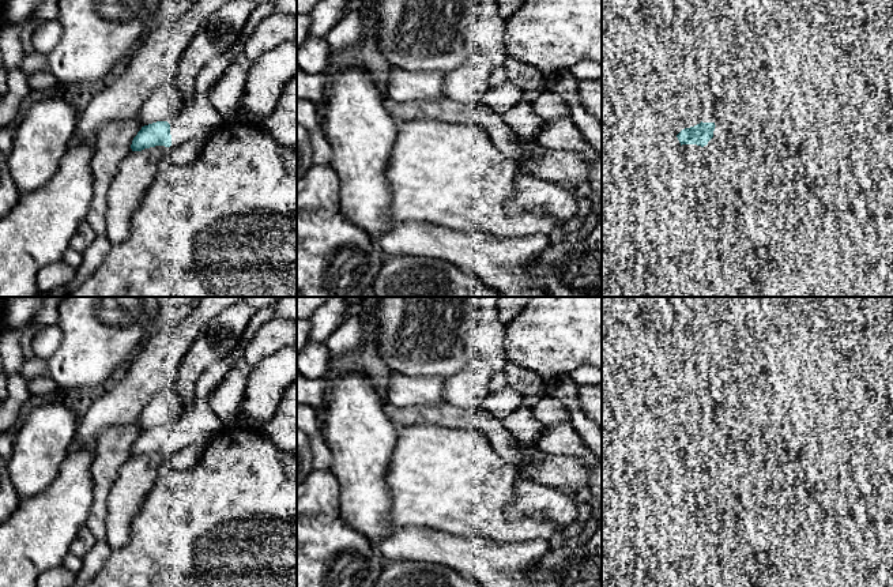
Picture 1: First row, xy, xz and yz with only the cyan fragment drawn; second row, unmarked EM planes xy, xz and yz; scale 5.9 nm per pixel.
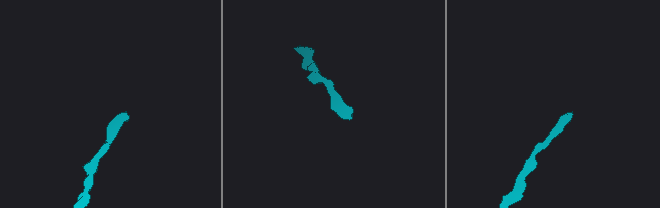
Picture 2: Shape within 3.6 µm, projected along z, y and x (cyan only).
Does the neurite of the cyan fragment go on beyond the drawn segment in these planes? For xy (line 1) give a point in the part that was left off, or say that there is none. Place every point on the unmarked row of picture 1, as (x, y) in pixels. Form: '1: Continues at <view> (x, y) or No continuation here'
1: Continues at xy (198, 424)

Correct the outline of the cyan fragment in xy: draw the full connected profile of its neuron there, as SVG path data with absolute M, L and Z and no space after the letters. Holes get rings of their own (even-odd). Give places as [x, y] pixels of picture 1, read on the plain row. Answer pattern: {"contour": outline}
{"contour": "M276 305L253 311L241 340L226 358L211 364L195 384L193 402L184 407L181 415L169 426L157 426L142 432L133 443L132 456L142 456L155 451L180 451L188 445L204 447L223 424L208 406L212 390L230 373L233 365L245 355L245 343L252 340L257 331L274 319Z"}

